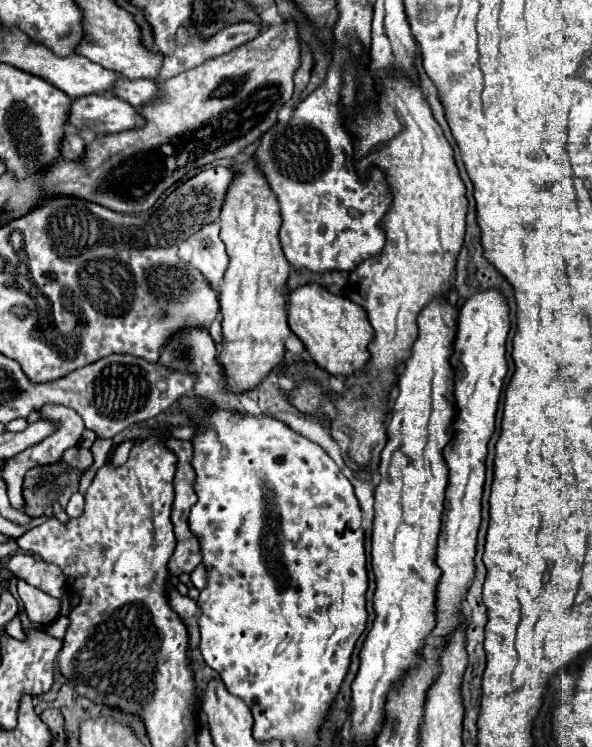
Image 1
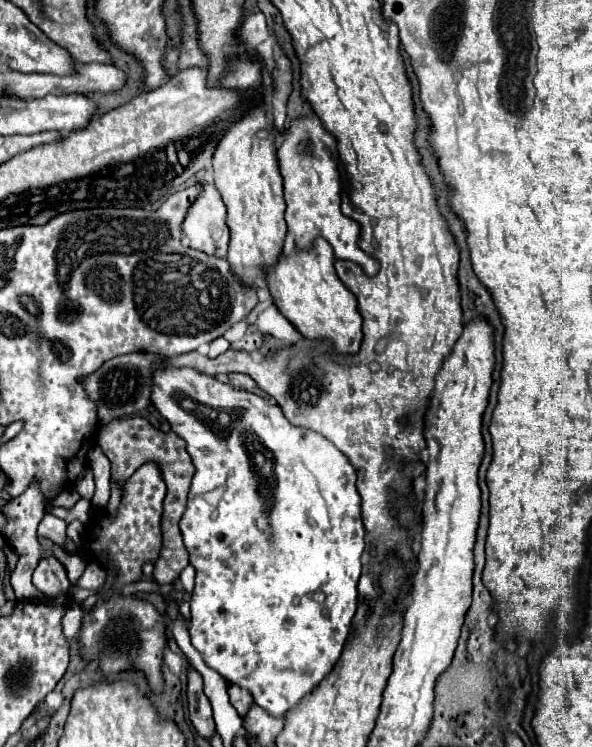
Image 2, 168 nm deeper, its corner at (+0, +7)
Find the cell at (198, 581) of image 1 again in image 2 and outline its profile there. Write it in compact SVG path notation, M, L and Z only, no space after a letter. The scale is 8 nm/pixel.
M188 566L180 574L180 582L182 582L182 586L184 586L186 592L192 592L194 590L194 584L196 584L196 570L194 570L194 566Z

